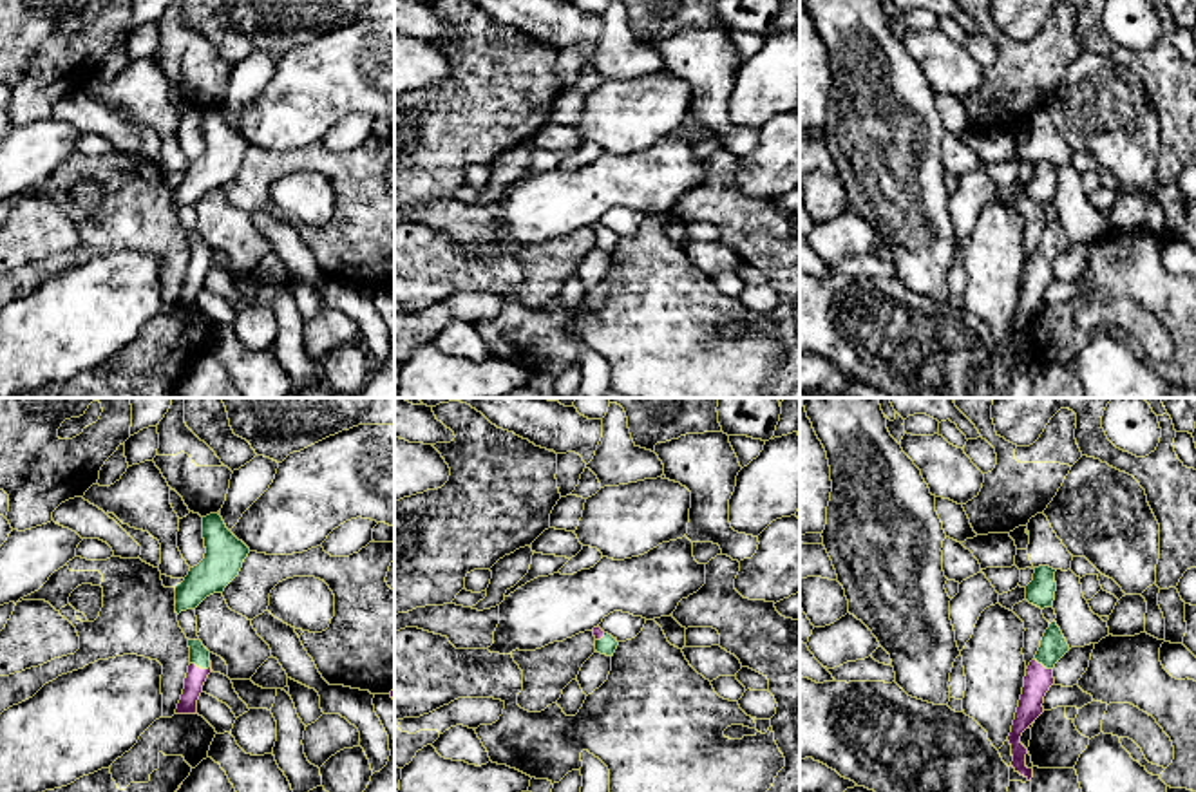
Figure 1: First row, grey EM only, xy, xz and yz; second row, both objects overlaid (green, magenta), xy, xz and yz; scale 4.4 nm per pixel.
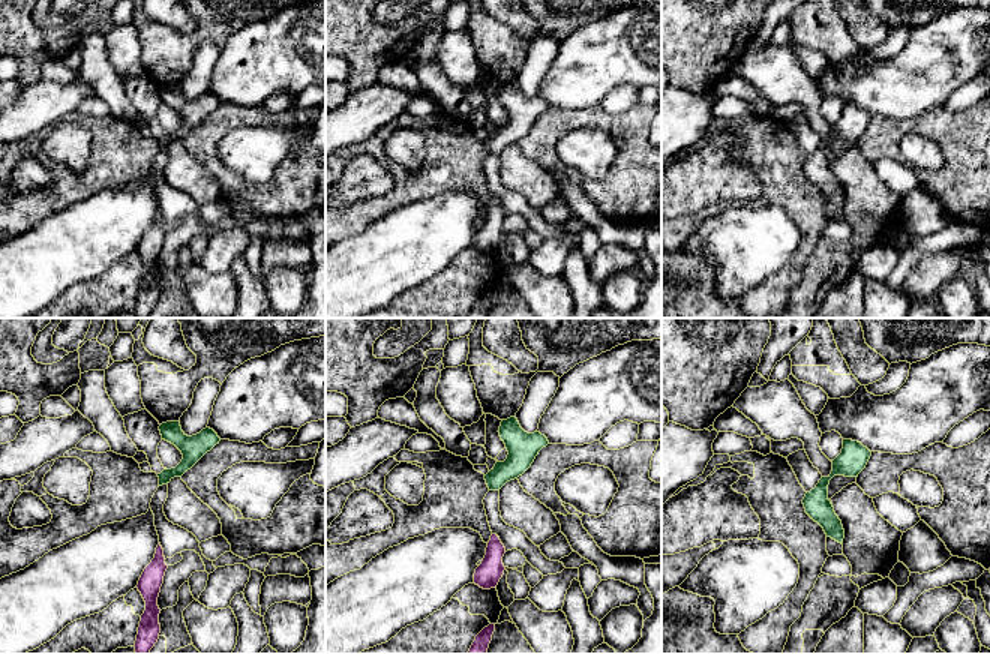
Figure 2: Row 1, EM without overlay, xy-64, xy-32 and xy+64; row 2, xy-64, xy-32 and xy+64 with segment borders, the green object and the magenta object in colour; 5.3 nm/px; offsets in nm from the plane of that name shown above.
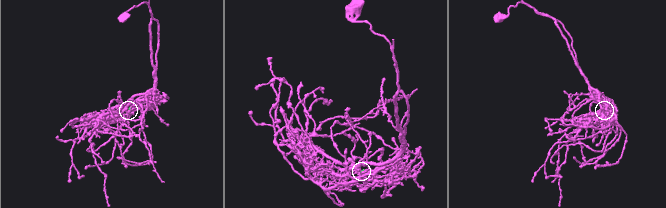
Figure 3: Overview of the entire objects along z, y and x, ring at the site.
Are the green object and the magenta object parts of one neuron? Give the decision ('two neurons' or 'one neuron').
one neuron

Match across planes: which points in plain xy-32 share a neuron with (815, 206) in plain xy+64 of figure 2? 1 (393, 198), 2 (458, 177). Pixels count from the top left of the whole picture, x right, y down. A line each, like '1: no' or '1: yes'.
1: yes
2: yes

